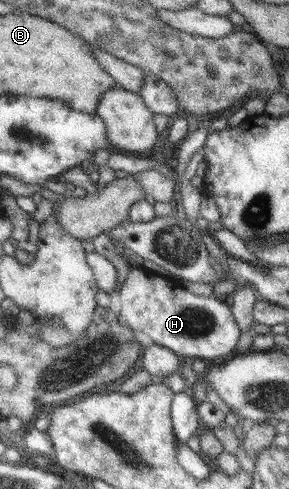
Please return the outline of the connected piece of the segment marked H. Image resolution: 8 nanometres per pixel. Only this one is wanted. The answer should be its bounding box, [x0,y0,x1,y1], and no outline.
[119,268,241,362]

